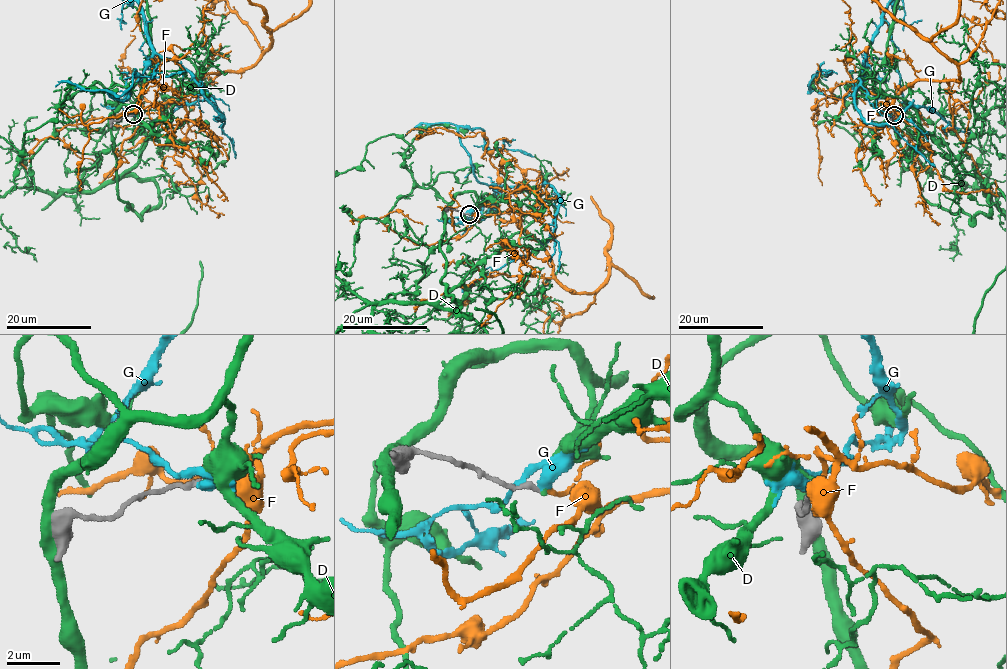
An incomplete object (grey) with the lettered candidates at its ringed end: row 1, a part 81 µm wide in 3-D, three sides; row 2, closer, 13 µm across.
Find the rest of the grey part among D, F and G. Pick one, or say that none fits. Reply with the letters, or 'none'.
F

